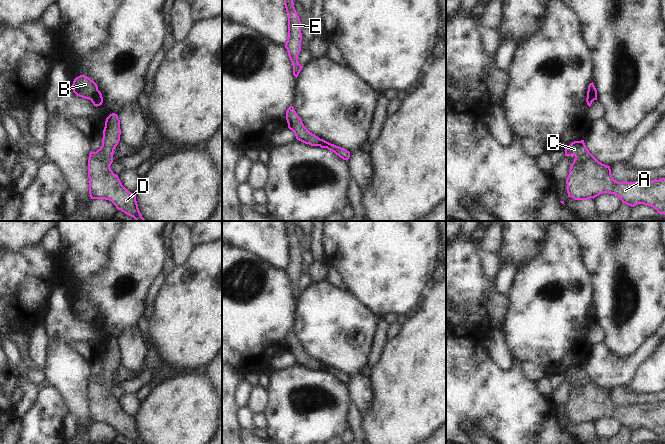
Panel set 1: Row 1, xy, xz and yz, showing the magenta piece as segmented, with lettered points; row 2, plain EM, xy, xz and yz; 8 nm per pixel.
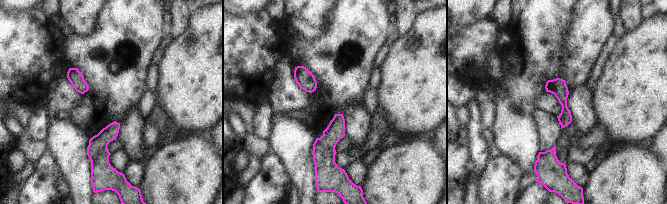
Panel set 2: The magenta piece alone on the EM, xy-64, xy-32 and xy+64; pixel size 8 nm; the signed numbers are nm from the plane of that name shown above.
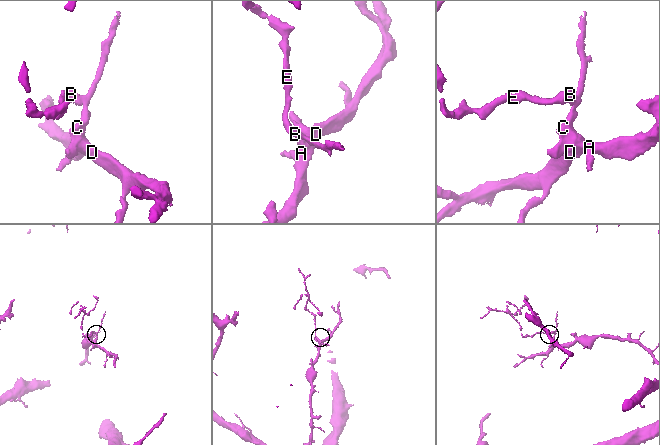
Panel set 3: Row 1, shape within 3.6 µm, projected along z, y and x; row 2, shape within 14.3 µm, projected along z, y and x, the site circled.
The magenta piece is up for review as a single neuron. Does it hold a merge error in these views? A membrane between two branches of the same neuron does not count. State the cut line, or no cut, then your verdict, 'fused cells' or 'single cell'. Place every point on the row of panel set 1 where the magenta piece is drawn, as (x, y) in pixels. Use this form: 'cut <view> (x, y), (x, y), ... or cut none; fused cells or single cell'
cut xy (97, 89), (89, 99); fused cells

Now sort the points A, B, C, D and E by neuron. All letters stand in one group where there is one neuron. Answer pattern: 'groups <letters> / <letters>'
groups A C D / B E

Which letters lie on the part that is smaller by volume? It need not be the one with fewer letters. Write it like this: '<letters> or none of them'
B, E

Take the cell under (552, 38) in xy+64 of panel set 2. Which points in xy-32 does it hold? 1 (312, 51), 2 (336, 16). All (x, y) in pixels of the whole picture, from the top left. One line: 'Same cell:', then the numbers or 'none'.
Same cell: none

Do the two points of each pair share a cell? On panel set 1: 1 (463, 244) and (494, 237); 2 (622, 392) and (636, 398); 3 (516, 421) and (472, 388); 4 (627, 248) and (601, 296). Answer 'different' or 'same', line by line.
1: different
2: same
3: same
4: same

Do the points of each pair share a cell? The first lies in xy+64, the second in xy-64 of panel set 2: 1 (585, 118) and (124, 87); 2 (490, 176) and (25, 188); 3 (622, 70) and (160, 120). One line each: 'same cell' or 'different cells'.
1: different cells
2: same cell
3: different cells

